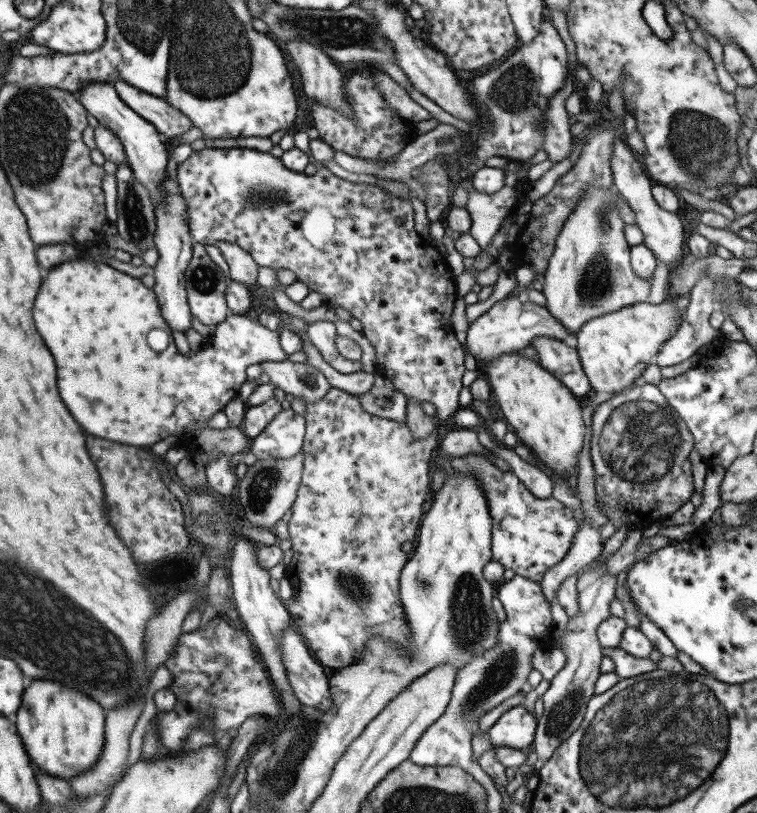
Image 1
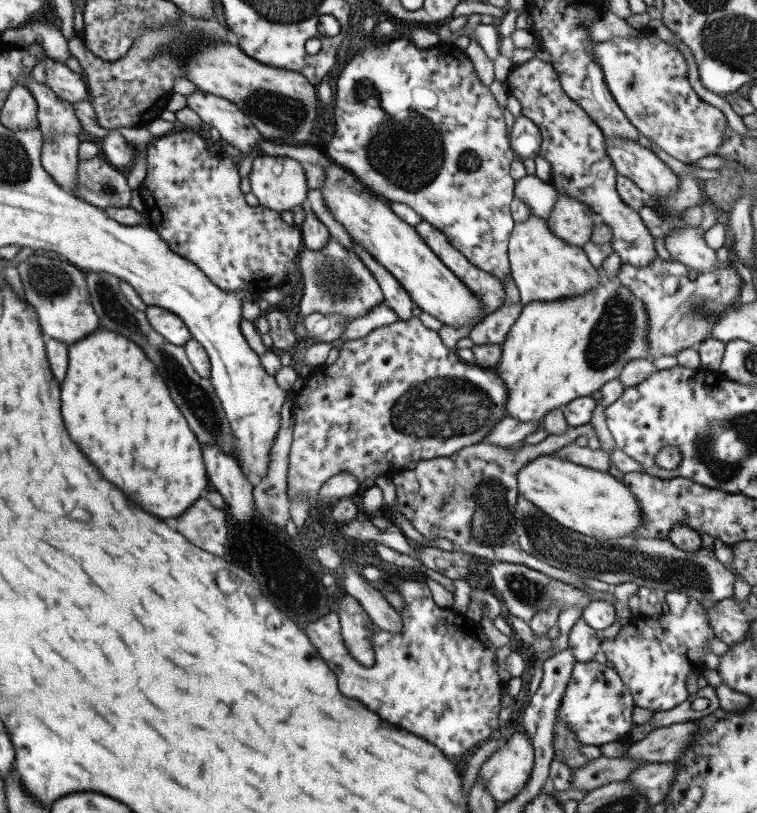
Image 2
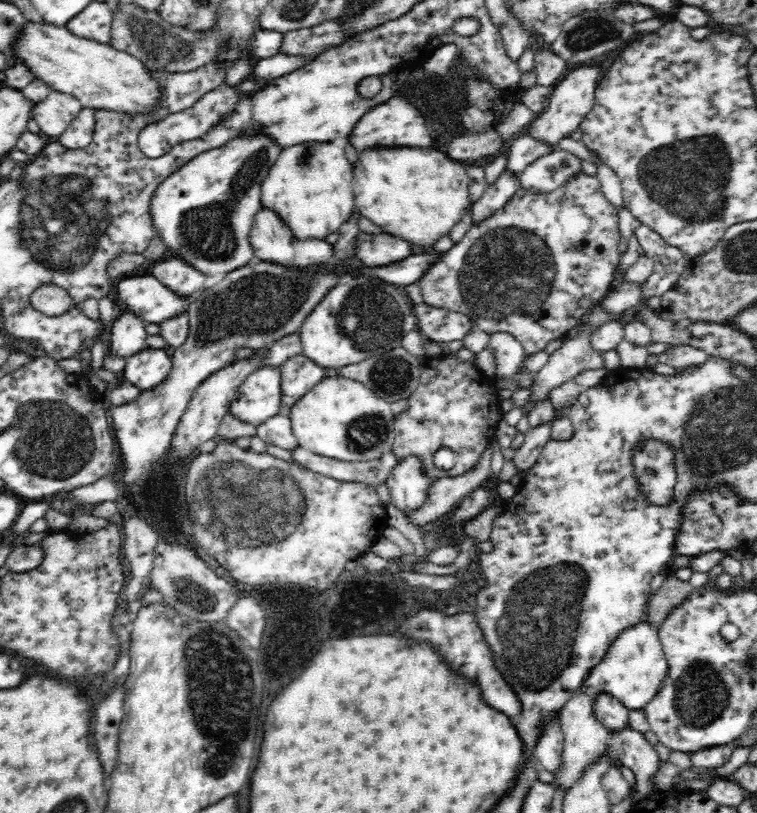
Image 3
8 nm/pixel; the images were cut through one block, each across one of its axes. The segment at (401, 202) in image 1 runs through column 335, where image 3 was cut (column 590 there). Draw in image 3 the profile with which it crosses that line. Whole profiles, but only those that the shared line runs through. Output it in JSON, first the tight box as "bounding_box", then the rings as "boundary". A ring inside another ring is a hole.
{"bounding_box":[416,171,620,356],"boundary":[[[578,171],[575,175],[572,175],[568,181],[556,190],[536,194],[524,190],[520,186],[512,197],[504,208],[496,210],[494,216],[470,226],[462,240],[445,253],[442,253],[442,256],[426,270],[426,274],[422,274],[422,278],[416,284],[420,286],[426,304],[465,314],[473,320],[478,328],[488,334],[507,332],[514,335],[522,344],[523,350],[528,356],[541,352],[546,344],[552,342],[552,340],[564,339],[569,330],[580,324],[582,315],[586,314],[592,306],[599,305],[599,302],[612,289],[612,274],[616,272],[618,262],[620,262],[620,252],[617,249],[620,240],[619,217],[618,210],[604,196],[597,175],[591,176],[583,171]]]}

